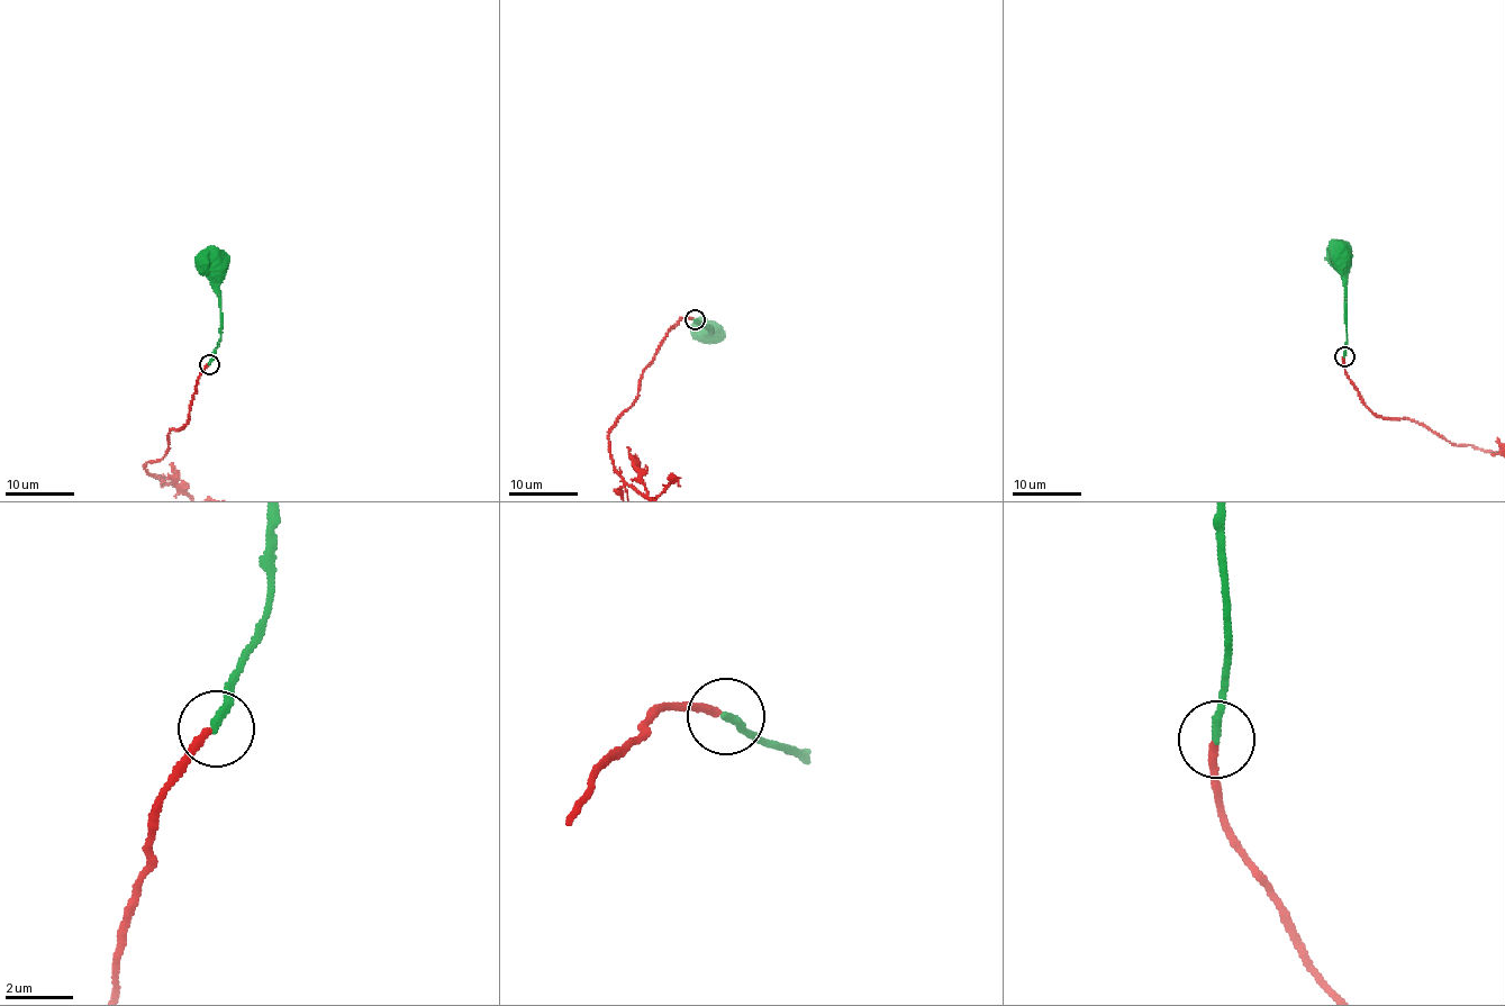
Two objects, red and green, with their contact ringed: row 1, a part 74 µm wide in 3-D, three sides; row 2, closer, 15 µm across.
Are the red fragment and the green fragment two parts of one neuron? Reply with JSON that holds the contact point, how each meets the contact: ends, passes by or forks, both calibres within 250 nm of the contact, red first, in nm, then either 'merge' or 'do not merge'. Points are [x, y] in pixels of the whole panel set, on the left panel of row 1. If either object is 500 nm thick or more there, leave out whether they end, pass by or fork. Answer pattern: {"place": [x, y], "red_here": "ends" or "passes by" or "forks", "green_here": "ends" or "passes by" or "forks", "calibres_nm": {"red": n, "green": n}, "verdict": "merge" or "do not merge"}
{"place": [209, 364], "red_here": "ends", "green_here": "ends", "calibres_nm": {"red": 240, "green": 240}, "verdict": "do not merge"}

